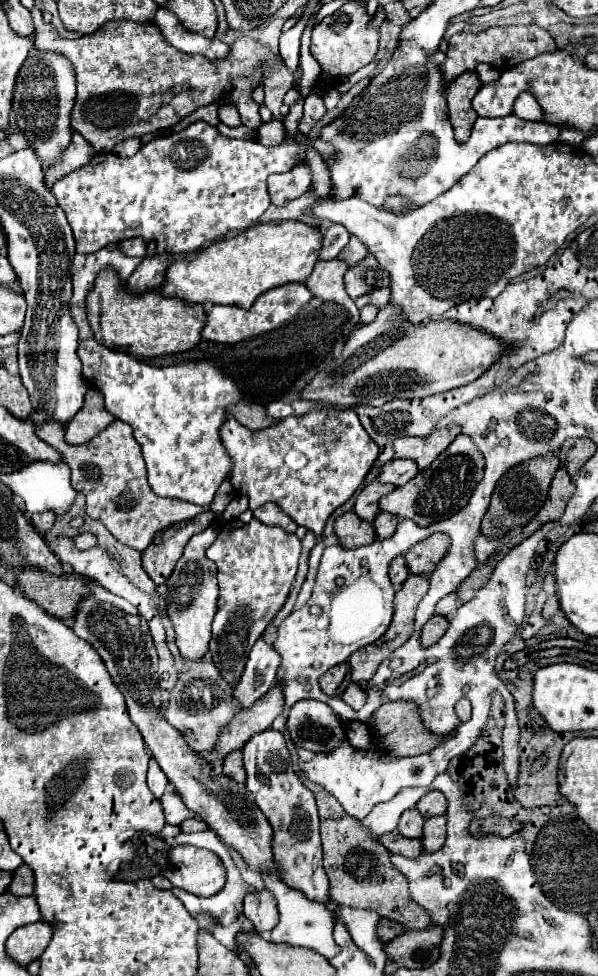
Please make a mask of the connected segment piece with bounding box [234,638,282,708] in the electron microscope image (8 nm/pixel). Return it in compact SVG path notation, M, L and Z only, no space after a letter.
M258 638L258 642L250 650L242 680L234 690L240 708L250 708L276 684L276 672L280 662L282 656L272 648L272 644L264 642L264 638Z

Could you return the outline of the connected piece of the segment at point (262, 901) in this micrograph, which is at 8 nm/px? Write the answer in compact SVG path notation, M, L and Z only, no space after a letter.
M254 890L244 898L244 916L254 924L256 932L266 936L278 924L276 898L270 890Z

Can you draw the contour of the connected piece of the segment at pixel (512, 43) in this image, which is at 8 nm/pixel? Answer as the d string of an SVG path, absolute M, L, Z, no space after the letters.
M520 24L520 26L494 26L484 32L460 32L450 38L450 48L446 52L446 62L440 66L444 72L444 80L452 82L456 76L462 72L470 72L476 68L476 64L486 62L492 64L496 70L506 70L512 66L518 66L520 62L528 58L536 58L538 54L544 52L554 52L556 44L554 38L540 26L536 24Z

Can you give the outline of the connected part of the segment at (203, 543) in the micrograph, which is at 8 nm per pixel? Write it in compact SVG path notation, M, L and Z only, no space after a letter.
M204 530L190 538L184 548L182 558L178 560L174 572L166 580L166 612L174 624L176 646L184 660L202 660L208 652L208 642L212 636L212 618L218 608L218 584L216 584L216 564L206 558L206 548L216 540L216 530Z

